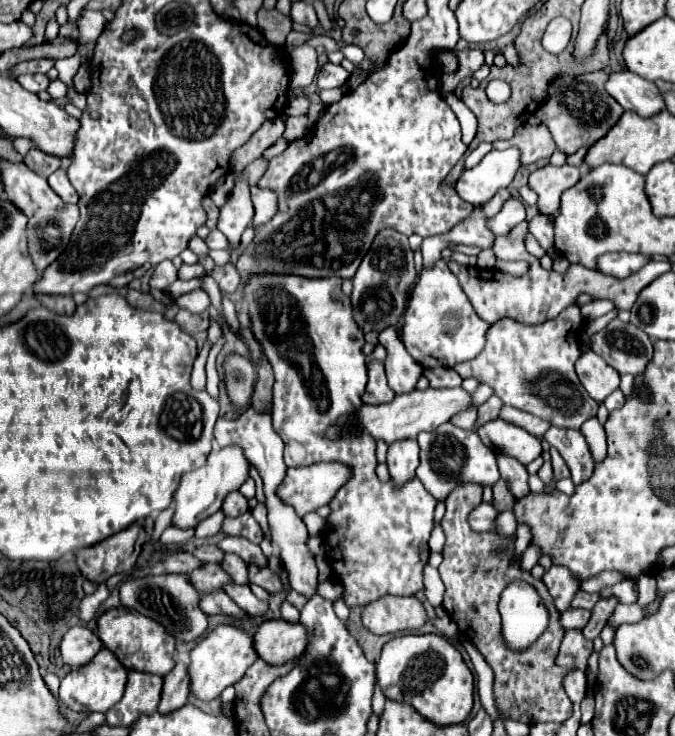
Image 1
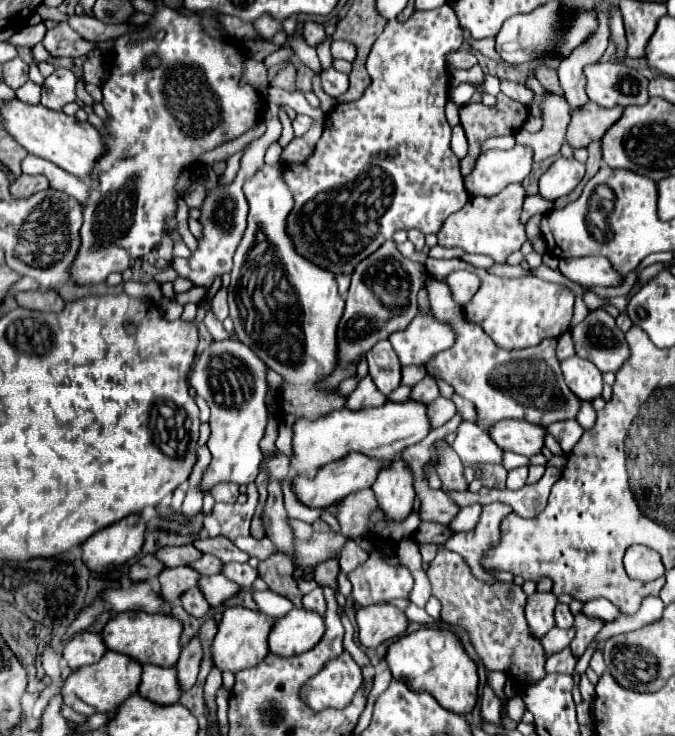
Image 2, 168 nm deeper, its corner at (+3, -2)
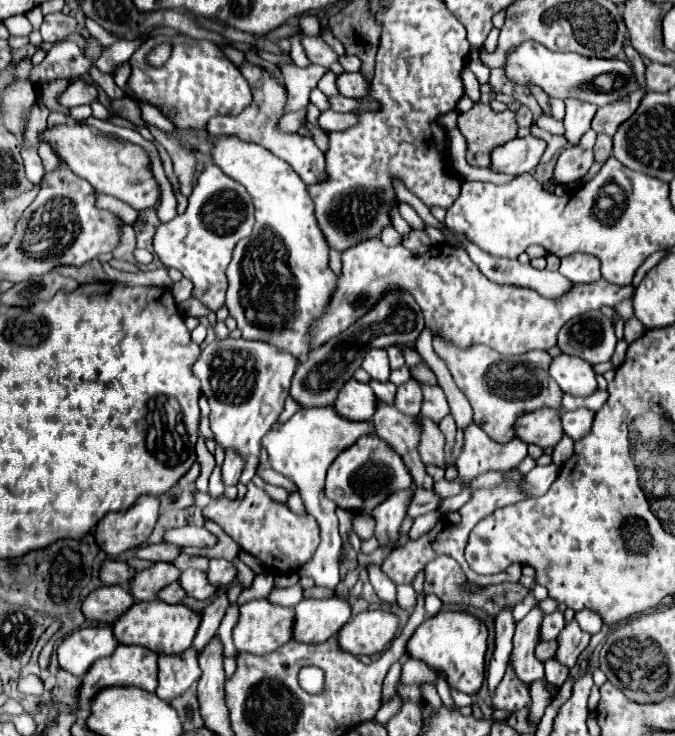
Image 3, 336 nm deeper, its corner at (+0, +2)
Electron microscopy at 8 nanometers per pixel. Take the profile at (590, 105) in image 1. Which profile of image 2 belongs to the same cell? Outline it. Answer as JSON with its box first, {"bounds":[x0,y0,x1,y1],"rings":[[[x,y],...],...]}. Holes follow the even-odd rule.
{"bounds":[565,103,623,149],"rings":[[[587,103],[581,111],[573,113],[565,141],[569,141],[571,147],[575,149],[587,147],[593,141],[601,141],[607,129],[615,121],[619,121],[621,115],[623,115],[623,107],[603,109],[603,107],[597,107],[595,103]]]}

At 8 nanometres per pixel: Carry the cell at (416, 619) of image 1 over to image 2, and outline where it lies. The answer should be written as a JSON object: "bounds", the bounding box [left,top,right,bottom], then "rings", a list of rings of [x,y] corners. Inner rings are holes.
{"bounds":[357,603,409,649],"rings":[[[389,603],[361,607],[357,611],[359,643],[365,649],[375,649],[383,641],[403,635],[407,629],[407,623],[409,621],[407,621],[405,613]]]}

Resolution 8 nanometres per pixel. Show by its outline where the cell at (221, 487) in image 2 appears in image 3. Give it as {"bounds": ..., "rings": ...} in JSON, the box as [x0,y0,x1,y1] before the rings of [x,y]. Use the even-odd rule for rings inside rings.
{"bounds":[222,451,244,485],"rings":[[[226,451],[226,459],[222,465],[222,483],[224,485],[238,485],[242,467],[244,467],[244,461],[234,451]]]}

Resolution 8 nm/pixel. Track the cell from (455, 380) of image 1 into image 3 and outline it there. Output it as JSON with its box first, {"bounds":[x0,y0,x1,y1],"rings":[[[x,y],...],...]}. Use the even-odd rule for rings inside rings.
{"bounds":[394,379,422,415],"rings":[[[410,379],[408,383],[400,385],[398,387],[398,393],[396,393],[396,401],[394,405],[406,413],[406,415],[420,415],[420,409],[422,409],[422,385],[416,381],[416,379]]]}

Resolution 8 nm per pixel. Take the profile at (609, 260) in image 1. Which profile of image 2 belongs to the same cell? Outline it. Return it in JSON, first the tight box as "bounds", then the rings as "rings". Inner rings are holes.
{"bounds":[559,257,621,287],"rings":[[[577,257],[577,259],[561,259],[559,261],[559,271],[569,277],[571,281],[593,287],[593,285],[603,285],[603,287],[617,287],[621,285],[621,277],[609,267],[609,261],[605,257]]]}

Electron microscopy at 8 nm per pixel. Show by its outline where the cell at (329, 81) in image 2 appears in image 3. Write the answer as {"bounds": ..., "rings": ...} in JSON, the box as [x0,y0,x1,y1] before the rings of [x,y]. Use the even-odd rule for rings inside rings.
{"bounds":[336,73,368,97],"rings":[[[342,73],[336,77],[336,87],[344,97],[362,97],[368,89],[368,83],[360,73]]]}

